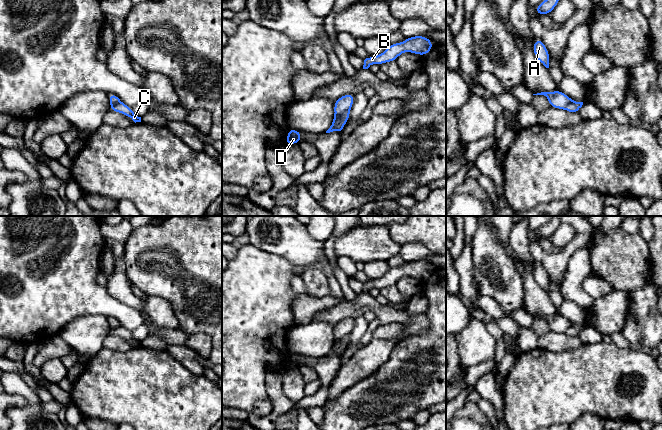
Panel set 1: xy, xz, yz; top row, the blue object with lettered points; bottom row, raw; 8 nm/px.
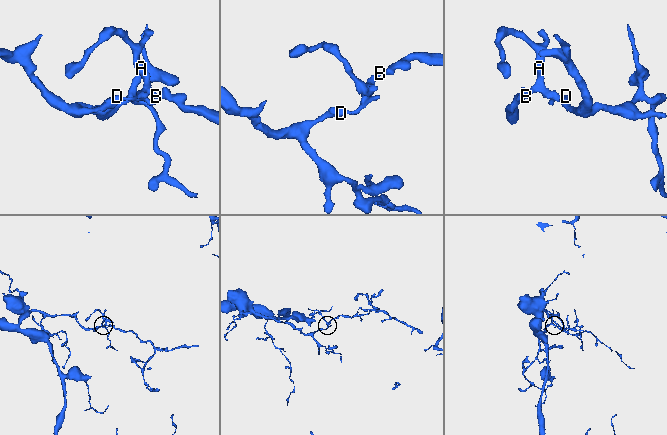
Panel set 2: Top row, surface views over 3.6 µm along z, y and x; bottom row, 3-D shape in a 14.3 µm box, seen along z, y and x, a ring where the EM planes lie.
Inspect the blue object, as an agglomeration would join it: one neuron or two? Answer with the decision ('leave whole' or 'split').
split

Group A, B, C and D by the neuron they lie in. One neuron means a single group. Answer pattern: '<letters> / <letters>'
A B / C D

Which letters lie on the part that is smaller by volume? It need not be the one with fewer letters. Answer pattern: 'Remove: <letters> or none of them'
Remove: A, B

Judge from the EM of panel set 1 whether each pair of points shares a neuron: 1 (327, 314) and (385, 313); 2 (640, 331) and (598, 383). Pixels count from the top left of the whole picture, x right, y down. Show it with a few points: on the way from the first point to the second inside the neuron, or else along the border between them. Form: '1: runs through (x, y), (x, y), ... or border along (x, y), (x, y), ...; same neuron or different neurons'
1: runs through (341, 311), (344, 309), (371, 307); same neuron
2: border along (630, 346), (642, 349); different neurons

